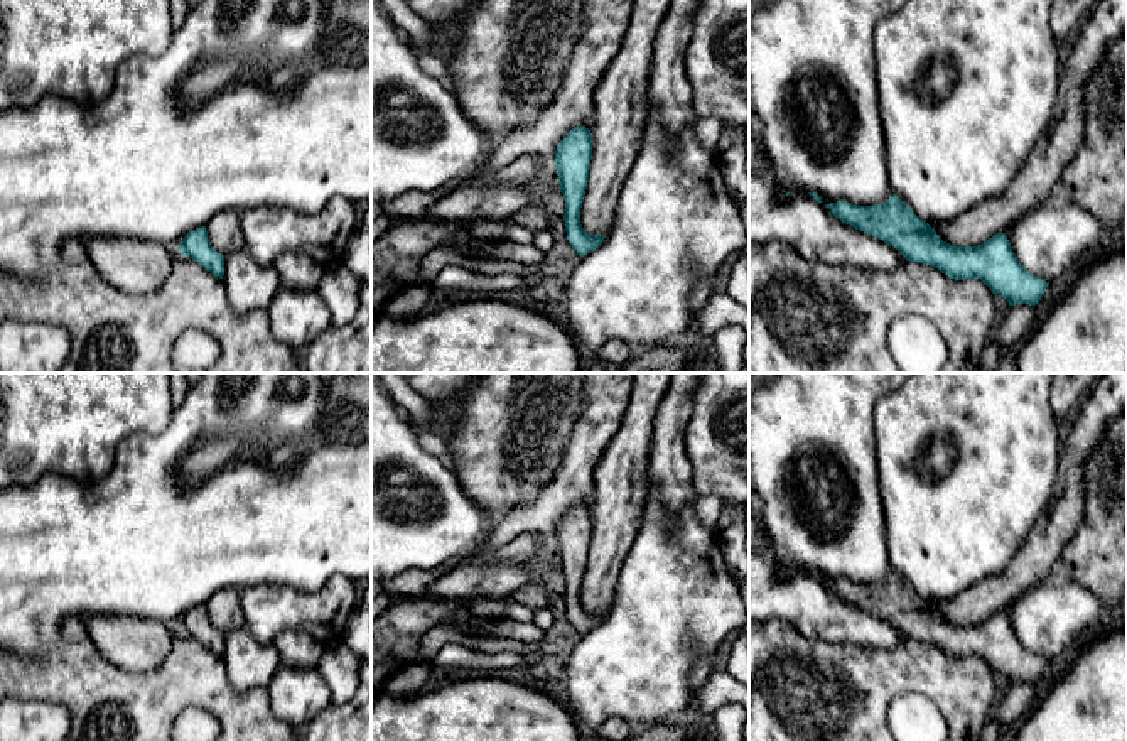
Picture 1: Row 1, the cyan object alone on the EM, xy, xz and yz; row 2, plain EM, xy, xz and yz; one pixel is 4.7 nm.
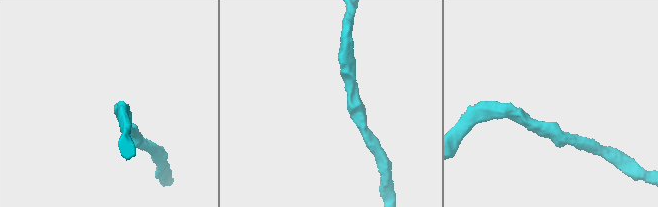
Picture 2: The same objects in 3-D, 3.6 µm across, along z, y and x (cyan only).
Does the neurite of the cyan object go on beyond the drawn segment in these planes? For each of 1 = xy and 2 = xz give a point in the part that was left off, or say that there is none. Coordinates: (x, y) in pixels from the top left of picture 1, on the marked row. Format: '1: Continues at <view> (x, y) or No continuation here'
1: No continuation here
2: No continuation here

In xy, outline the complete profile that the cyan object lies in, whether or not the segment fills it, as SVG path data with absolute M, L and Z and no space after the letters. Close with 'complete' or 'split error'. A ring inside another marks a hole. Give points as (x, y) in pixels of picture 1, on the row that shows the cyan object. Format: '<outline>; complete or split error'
M206 226L196 228L189 231L184 240L179 245L179 252L194 262L197 262L201 267L204 267L208 272L211 272L214 277L223 279L224 275L224 255L218 253L208 238Z; complete

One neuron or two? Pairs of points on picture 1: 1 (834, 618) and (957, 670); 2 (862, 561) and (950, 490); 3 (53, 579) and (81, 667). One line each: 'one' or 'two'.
1: two
2: two
3: two

